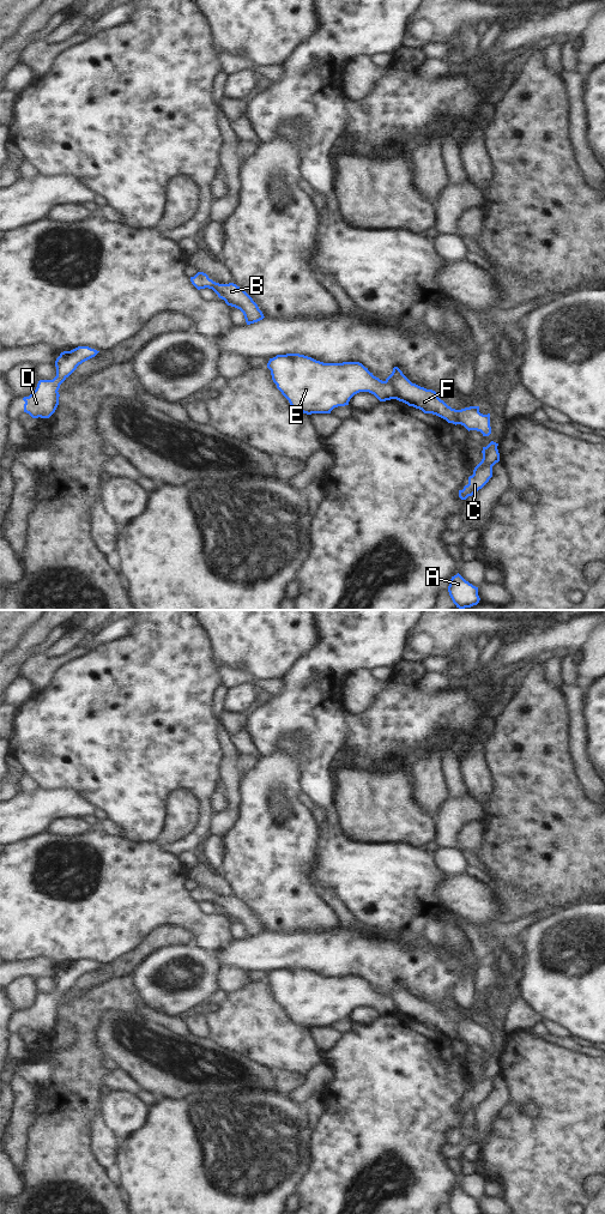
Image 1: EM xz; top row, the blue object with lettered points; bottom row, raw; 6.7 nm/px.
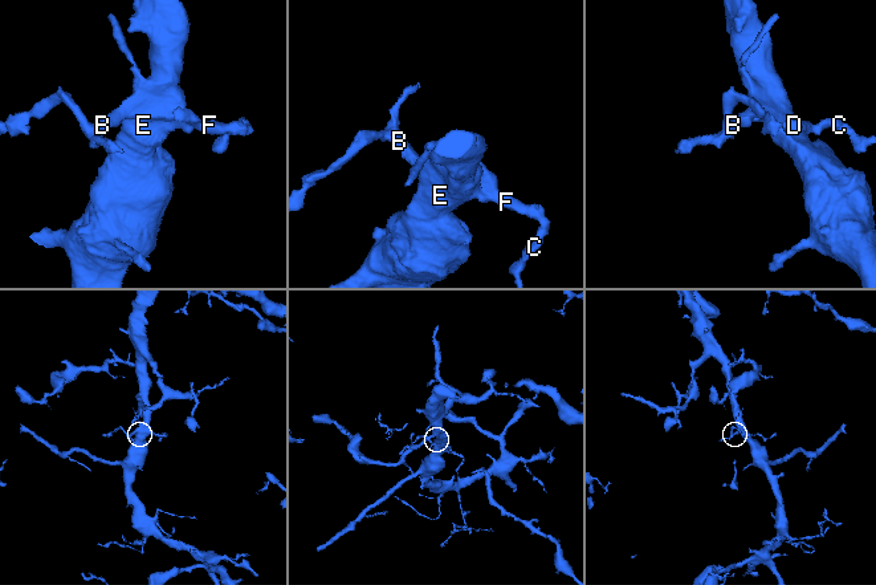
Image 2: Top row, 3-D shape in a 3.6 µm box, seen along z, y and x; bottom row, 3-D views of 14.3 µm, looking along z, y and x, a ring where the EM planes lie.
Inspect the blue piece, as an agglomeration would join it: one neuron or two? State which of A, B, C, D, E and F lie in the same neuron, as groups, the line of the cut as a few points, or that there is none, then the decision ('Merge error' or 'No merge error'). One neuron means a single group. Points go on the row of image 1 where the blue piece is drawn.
Groups: A C F / B D E. Split along xz (385, 381), (392, 387), (397, 398). Merge error

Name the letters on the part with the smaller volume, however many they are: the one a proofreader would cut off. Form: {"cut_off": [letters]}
{"cut_off": ["A", "C", "F"]}

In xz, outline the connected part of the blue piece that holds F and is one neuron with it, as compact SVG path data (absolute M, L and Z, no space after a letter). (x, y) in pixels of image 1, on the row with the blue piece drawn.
M394 367L392 374L386 379L397 393L397 400L422 410L424 413L432 413L448 423L461 424L468 431L477 430L483 436L491 434L490 413L483 415L479 412L479 406L470 406L461 410L455 410L448 406L438 398L438 394L432 389L426 389L416 383L412 383L398 368Z

